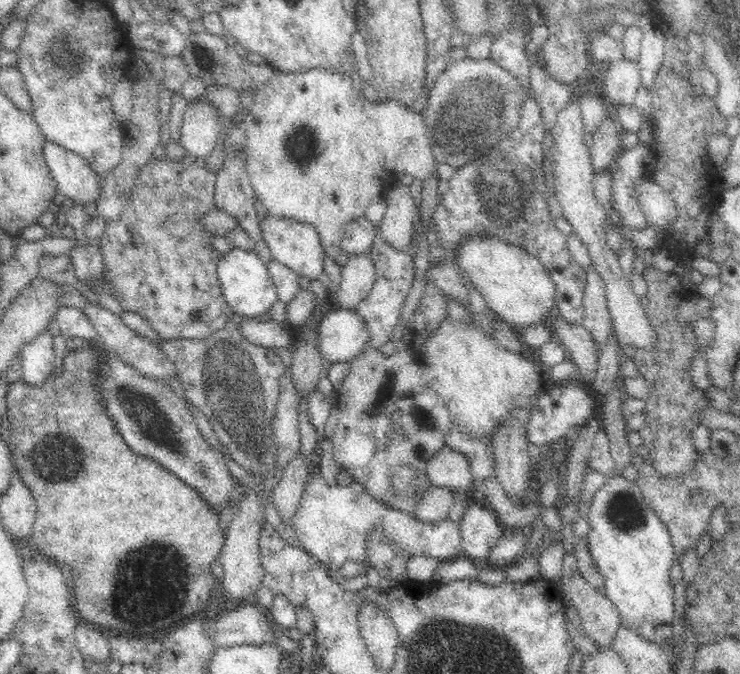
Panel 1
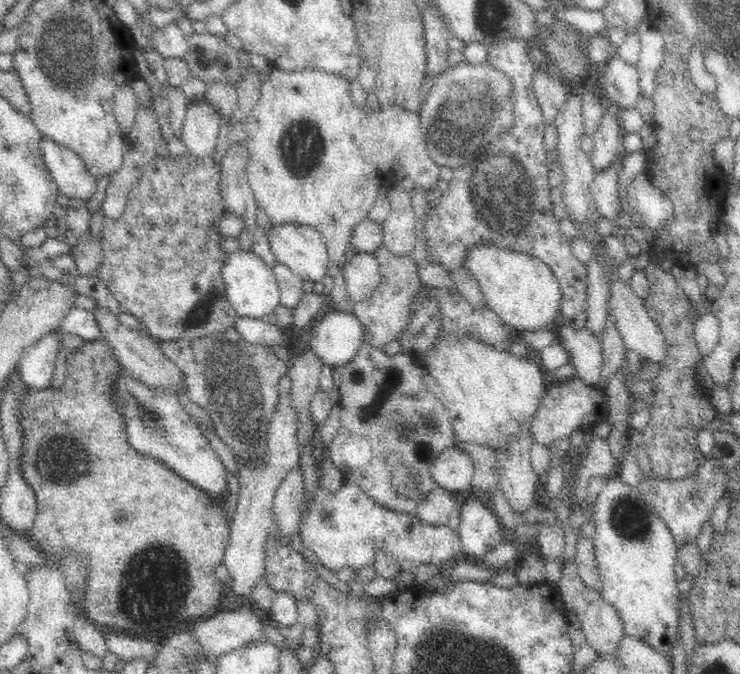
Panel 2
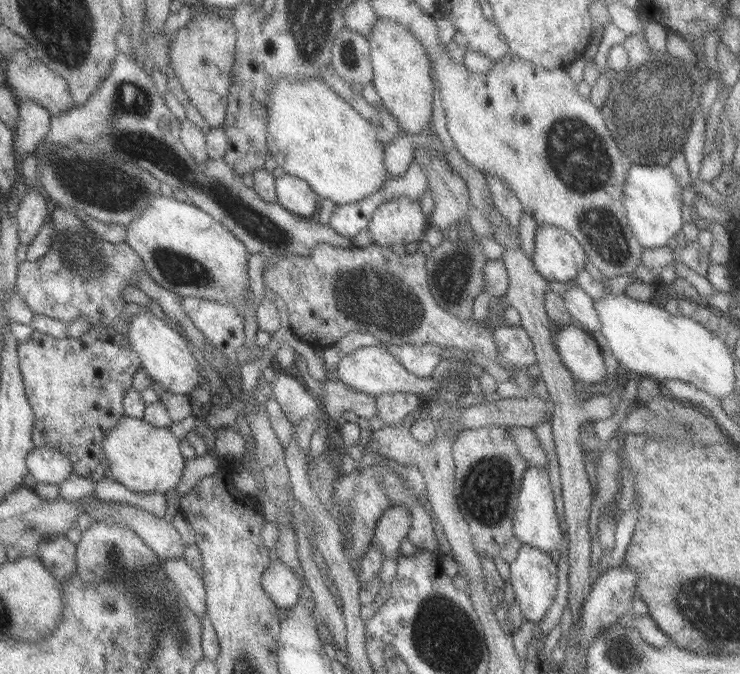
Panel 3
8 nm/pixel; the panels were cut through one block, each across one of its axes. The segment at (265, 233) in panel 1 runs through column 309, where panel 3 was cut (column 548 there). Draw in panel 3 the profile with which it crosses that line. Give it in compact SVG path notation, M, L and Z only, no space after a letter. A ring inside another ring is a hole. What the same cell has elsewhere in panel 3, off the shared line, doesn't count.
M537 224L531 262L545 280L571 282L583 270L585 260L587 254L571 234L555 226Z

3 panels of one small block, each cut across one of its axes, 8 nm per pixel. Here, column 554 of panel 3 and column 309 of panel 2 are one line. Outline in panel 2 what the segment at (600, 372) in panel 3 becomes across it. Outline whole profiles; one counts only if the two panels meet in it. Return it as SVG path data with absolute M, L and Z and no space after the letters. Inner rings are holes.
M330 312L312 326L308 348L322 366L344 368L364 344L364 326L354 314Z

